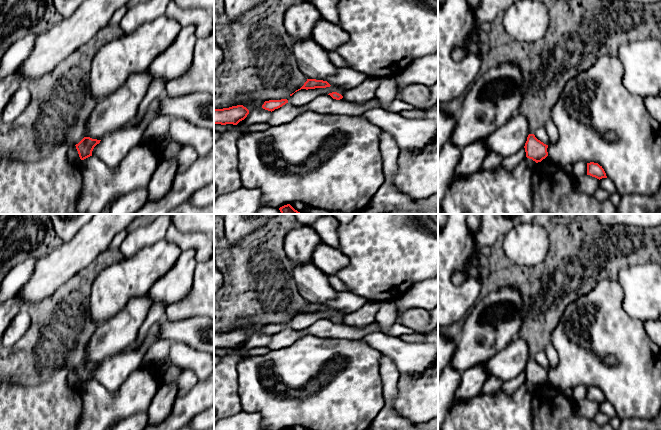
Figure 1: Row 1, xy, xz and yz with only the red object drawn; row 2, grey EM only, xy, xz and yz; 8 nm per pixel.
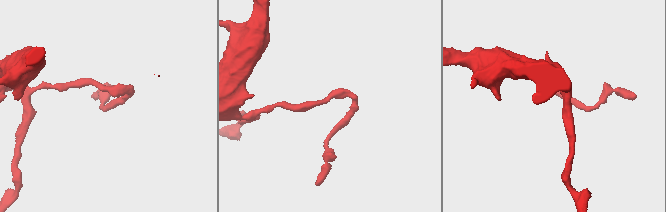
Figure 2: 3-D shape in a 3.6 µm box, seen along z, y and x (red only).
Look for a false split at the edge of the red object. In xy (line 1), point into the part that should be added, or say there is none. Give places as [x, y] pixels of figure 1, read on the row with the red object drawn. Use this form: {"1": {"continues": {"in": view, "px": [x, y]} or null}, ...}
{"1": {"continues": null}}

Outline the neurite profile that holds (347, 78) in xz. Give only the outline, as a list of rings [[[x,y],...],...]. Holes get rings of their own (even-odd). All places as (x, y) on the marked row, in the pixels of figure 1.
[[[341,67],[335,75],[327,79],[331,86],[337,86],[343,89],[352,89],[360,85],[368,78],[366,74],[358,72],[350,67]]]

